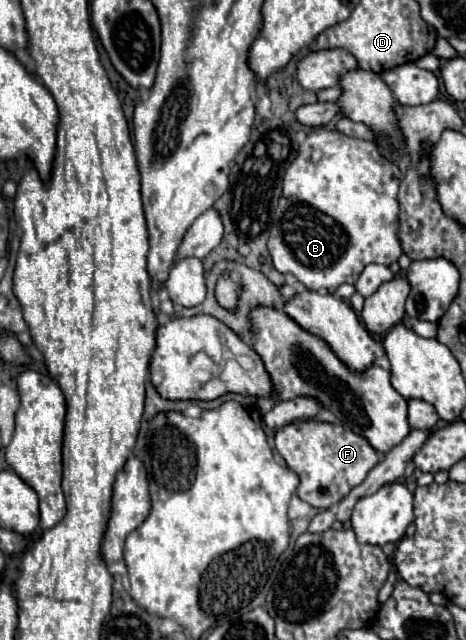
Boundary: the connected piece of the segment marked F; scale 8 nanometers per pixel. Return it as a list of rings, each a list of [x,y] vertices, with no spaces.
[[[320,420],[294,422],[276,430],[276,450],[300,478],[298,498],[322,510],[336,506],[380,462],[380,454],[366,442],[366,438],[342,424]]]

